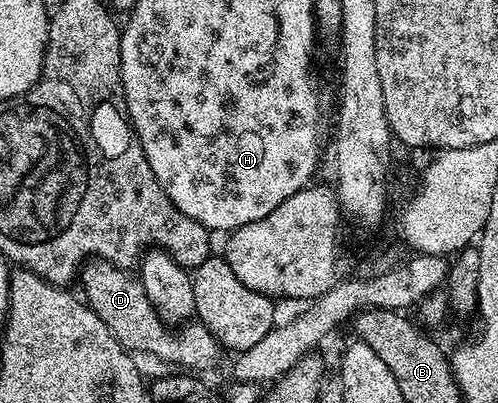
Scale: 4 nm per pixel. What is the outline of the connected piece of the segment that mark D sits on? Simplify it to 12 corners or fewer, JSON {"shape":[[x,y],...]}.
{"shape":[[82,266],[91,310],[132,354],[203,371],[219,357],[204,325],[178,331],[134,272]]}

